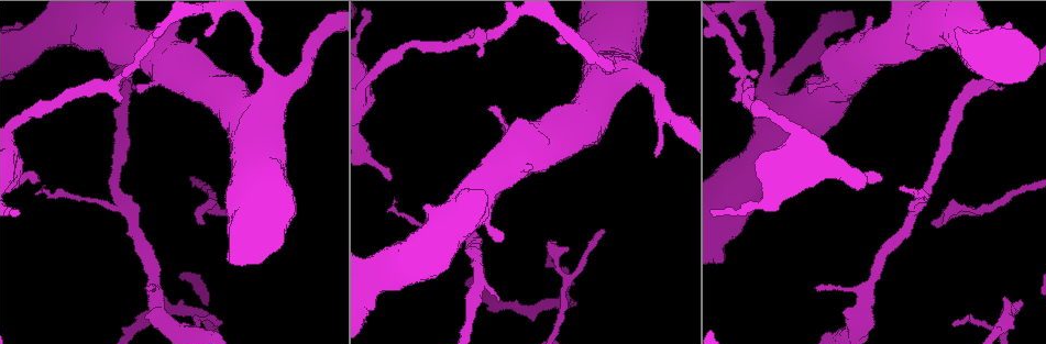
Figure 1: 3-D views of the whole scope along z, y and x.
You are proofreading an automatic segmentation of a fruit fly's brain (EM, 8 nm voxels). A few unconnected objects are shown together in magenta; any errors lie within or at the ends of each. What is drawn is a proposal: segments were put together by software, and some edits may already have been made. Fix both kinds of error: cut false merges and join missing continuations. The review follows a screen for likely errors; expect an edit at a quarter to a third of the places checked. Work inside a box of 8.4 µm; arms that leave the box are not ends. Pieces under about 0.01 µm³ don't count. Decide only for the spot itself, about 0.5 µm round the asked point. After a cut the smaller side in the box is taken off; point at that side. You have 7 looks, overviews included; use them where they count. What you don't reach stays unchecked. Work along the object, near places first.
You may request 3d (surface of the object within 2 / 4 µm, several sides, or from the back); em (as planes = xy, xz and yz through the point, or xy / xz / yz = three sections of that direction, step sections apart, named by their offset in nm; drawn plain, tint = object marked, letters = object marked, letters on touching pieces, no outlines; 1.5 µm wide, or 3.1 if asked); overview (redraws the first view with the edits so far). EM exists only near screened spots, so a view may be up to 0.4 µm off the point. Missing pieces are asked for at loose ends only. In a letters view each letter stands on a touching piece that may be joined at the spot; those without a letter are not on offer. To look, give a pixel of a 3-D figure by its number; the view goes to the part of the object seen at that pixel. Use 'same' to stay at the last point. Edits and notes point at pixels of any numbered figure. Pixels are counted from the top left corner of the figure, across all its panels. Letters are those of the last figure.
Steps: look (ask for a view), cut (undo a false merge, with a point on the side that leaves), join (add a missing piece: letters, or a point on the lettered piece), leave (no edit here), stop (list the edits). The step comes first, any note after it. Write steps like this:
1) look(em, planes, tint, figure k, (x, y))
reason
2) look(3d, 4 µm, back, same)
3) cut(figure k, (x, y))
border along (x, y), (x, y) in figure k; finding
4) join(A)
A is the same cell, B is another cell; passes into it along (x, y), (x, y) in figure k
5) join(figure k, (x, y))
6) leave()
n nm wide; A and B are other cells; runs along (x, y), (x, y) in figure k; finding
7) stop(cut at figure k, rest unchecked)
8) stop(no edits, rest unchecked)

look(em, yz, step 4, tint, figure 1, (501, 241))

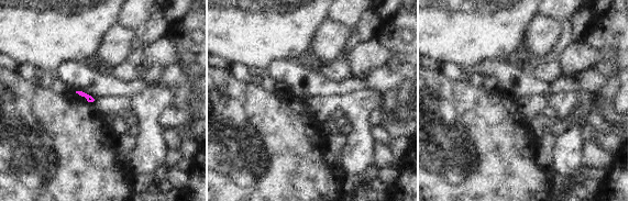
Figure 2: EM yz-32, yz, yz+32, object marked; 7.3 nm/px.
look(em, planes, letters, same)
cut it another way

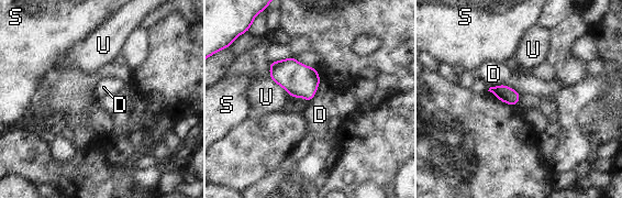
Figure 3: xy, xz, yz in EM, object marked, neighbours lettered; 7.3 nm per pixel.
leave()
120 nm wide; D, S and U are other cells; border along (489, 87), (506, 85), (520, 95) in figure 3; none of them fits

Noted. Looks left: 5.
look(3d, 4 µm, figure 1, (657, 153))
tapers out

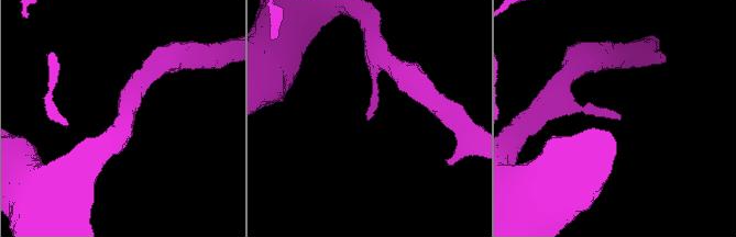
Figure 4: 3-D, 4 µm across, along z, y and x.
look(em, planes, letters, figure 4, (368, 120))

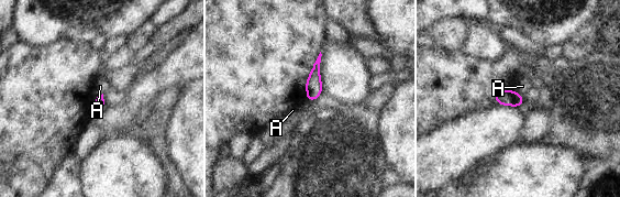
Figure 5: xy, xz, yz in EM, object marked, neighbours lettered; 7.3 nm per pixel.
leave()
A is another cell; border along (515, 91), (521, 96) in figure 5; none of them fits

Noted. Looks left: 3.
look(em, planes, letters, figure 1, (953, 324))
tapers out

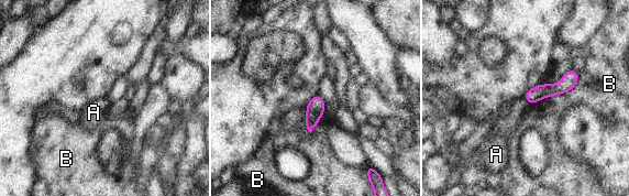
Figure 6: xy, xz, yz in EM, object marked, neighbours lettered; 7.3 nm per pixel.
leave()
A and B are other cells; border along (523, 98), (530, 104) in figure 6; no lettered piece goes on from it

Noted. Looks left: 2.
stop(no edits, rest unchecked)

